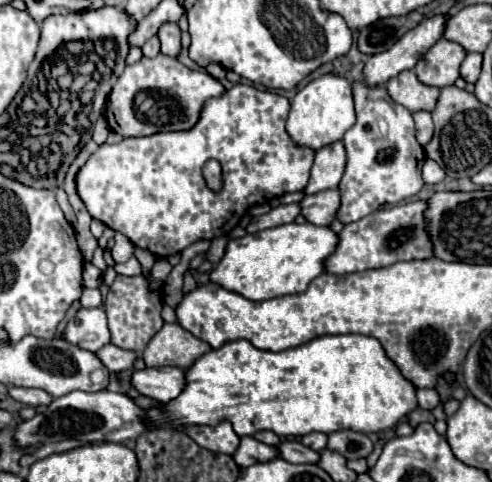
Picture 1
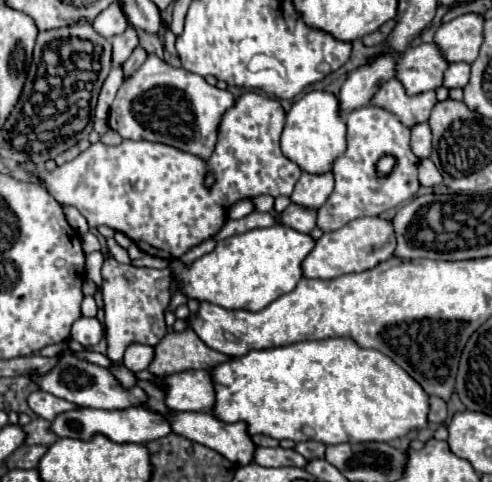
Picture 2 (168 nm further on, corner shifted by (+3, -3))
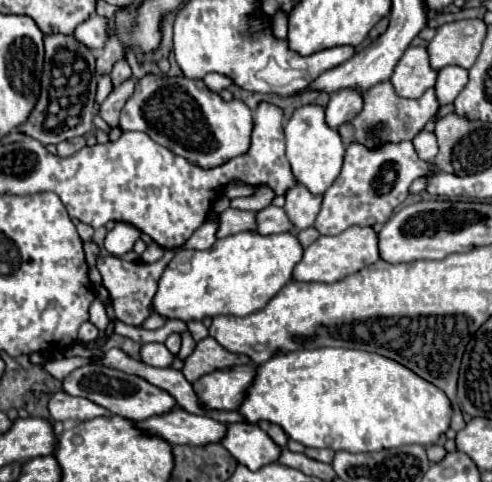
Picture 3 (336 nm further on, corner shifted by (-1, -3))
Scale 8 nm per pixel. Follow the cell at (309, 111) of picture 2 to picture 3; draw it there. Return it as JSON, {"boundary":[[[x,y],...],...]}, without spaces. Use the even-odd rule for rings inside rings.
{"boundary":[[[316,104],[298,108],[286,122],[284,134],[286,134],[286,158],[290,162],[296,184],[306,186],[316,196],[324,194],[338,178],[344,158],[344,144],[340,140],[340,134],[326,126],[324,108]]]}

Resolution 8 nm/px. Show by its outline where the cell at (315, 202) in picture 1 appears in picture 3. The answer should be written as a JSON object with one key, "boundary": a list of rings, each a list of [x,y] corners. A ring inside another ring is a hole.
{"boundary":[[[266,206],[260,212],[256,212],[256,230],[254,232],[268,236],[268,234],[280,234],[280,232],[288,232],[288,230],[292,230],[292,224],[282,208]]]}

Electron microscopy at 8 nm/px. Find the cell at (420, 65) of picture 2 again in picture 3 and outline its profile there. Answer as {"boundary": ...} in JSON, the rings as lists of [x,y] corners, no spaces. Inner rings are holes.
{"boundary":[[[408,46],[392,72],[392,86],[402,98],[420,98],[436,82],[436,70],[430,68],[424,46]]]}

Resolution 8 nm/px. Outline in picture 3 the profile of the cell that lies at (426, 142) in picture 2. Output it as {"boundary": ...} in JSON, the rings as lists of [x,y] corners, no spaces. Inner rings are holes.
{"boundary":[[[420,132],[416,138],[414,138],[414,148],[418,152],[418,156],[426,162],[432,162],[434,156],[438,154],[438,142],[436,142],[436,136],[430,134],[430,132]]]}

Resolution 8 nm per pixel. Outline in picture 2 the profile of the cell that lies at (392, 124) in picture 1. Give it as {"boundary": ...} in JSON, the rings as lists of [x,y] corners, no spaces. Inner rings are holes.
{"boundary":[[[362,106],[346,114],[348,126],[348,148],[336,162],[332,164],[332,174],[336,180],[334,192],[326,200],[326,204],[318,210],[318,228],[322,232],[340,230],[344,224],[362,218],[362,216],[378,216],[406,200],[412,200],[418,194],[418,158],[410,148],[410,128],[396,118],[396,114],[386,112],[380,106]],[[392,154],[396,158],[396,166],[390,174],[382,176],[376,170],[376,162]]]}

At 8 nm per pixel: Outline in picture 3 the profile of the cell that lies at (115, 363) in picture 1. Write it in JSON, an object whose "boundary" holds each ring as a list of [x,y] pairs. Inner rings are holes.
{"boundary":[[[144,344],[142,346],[142,360],[148,366],[172,366],[174,354],[164,344]]]}

